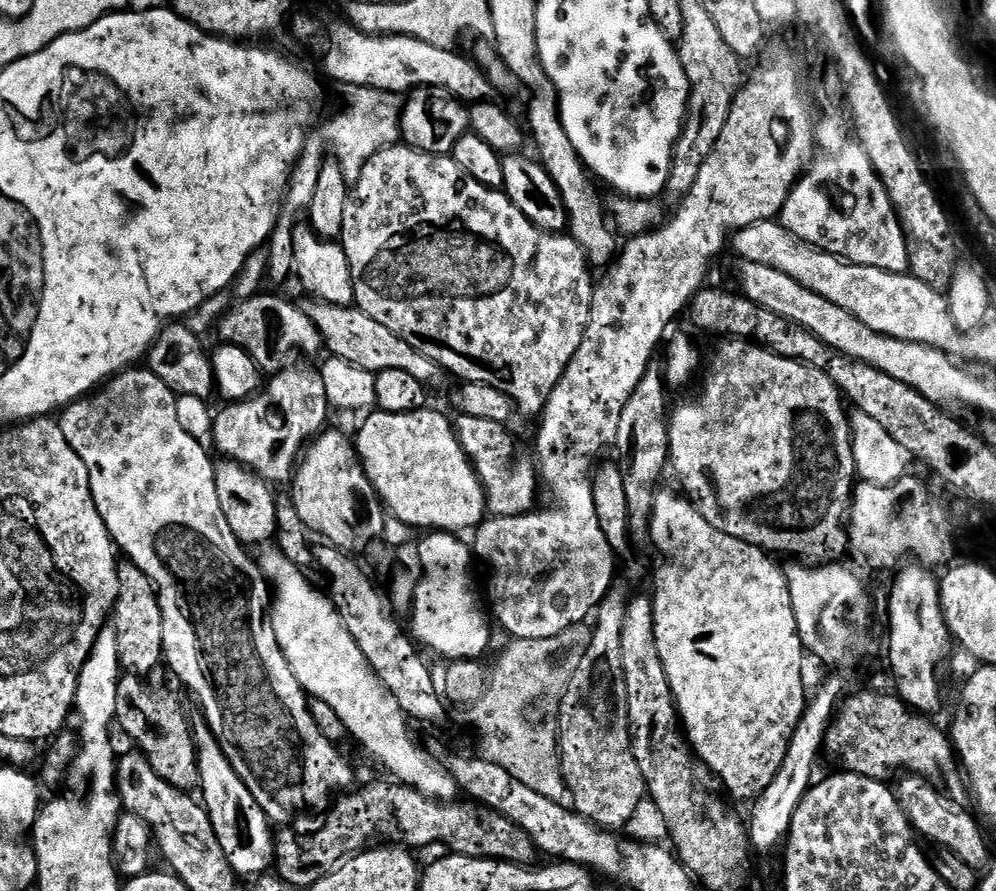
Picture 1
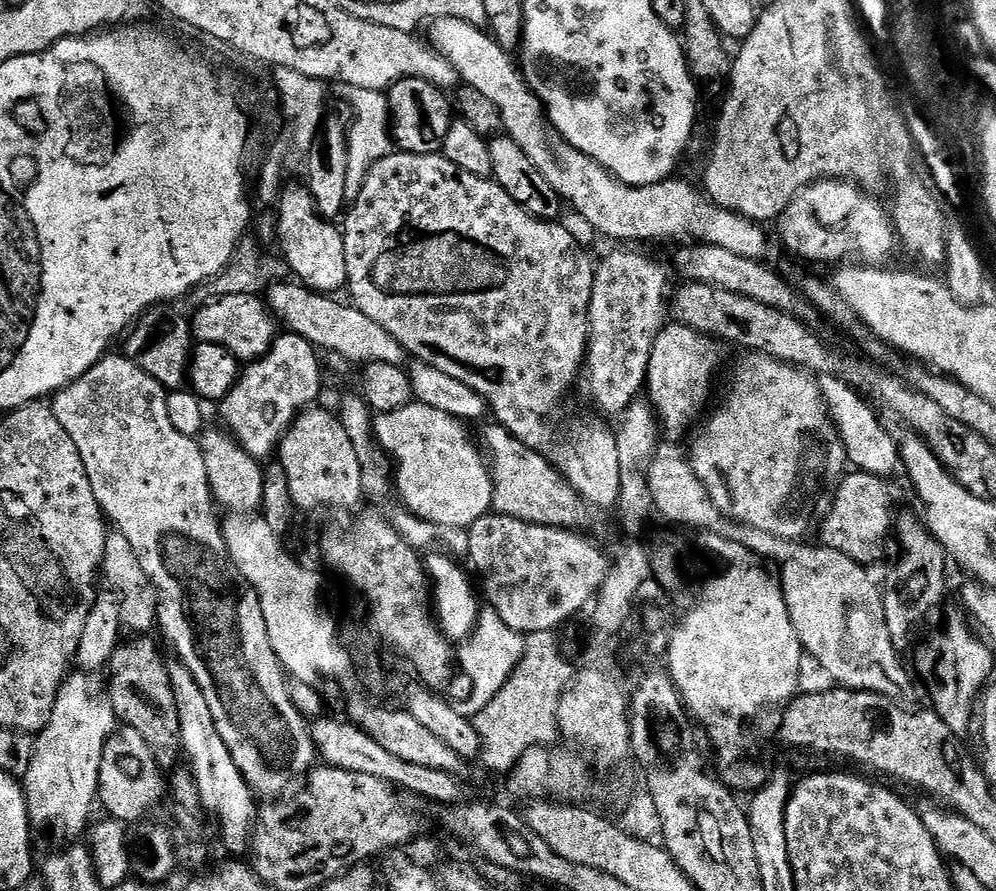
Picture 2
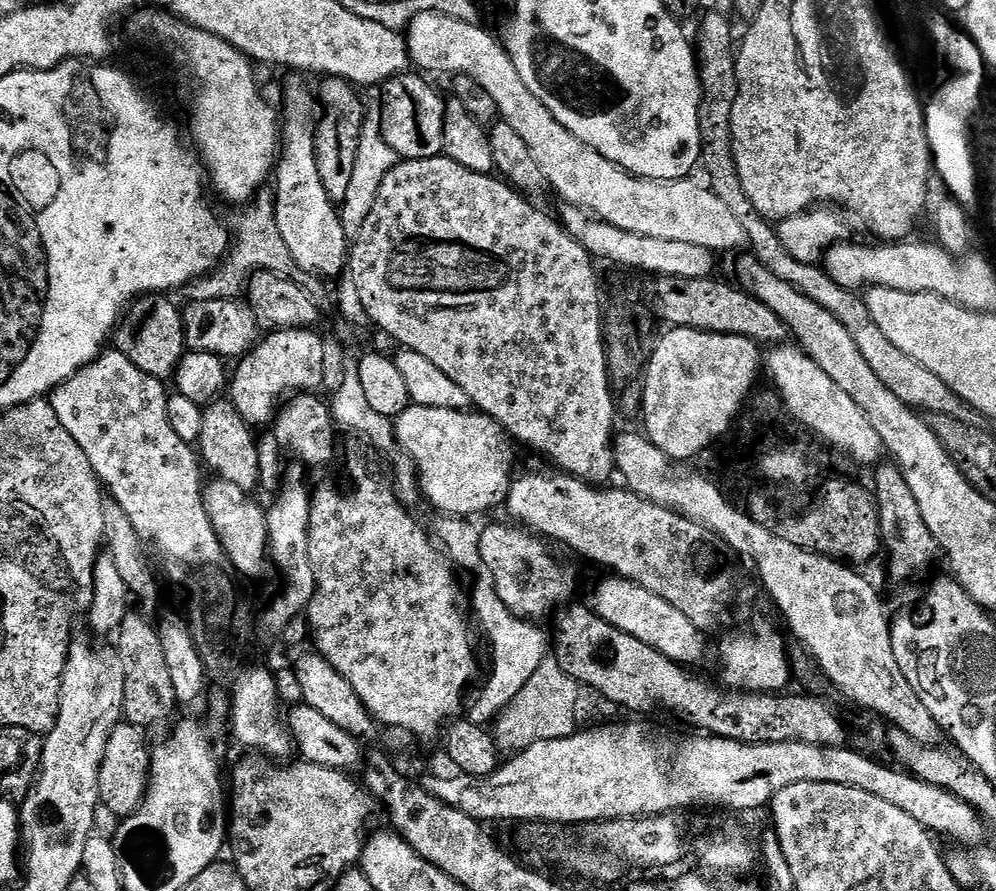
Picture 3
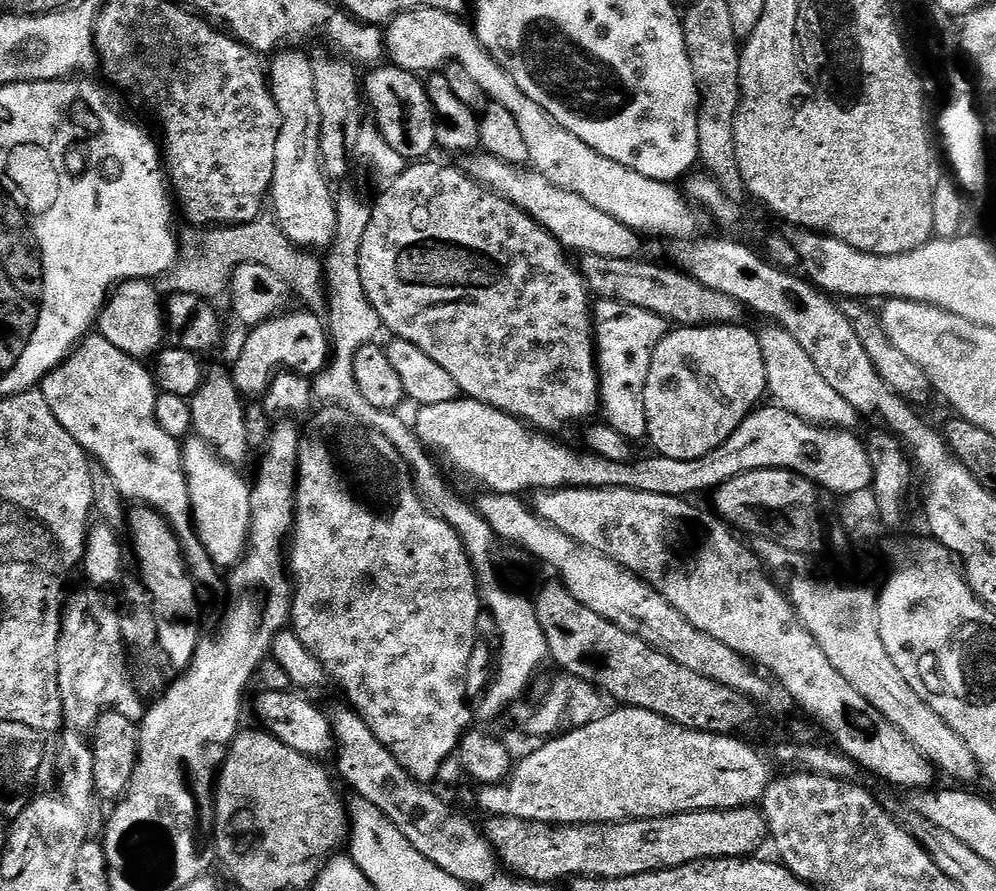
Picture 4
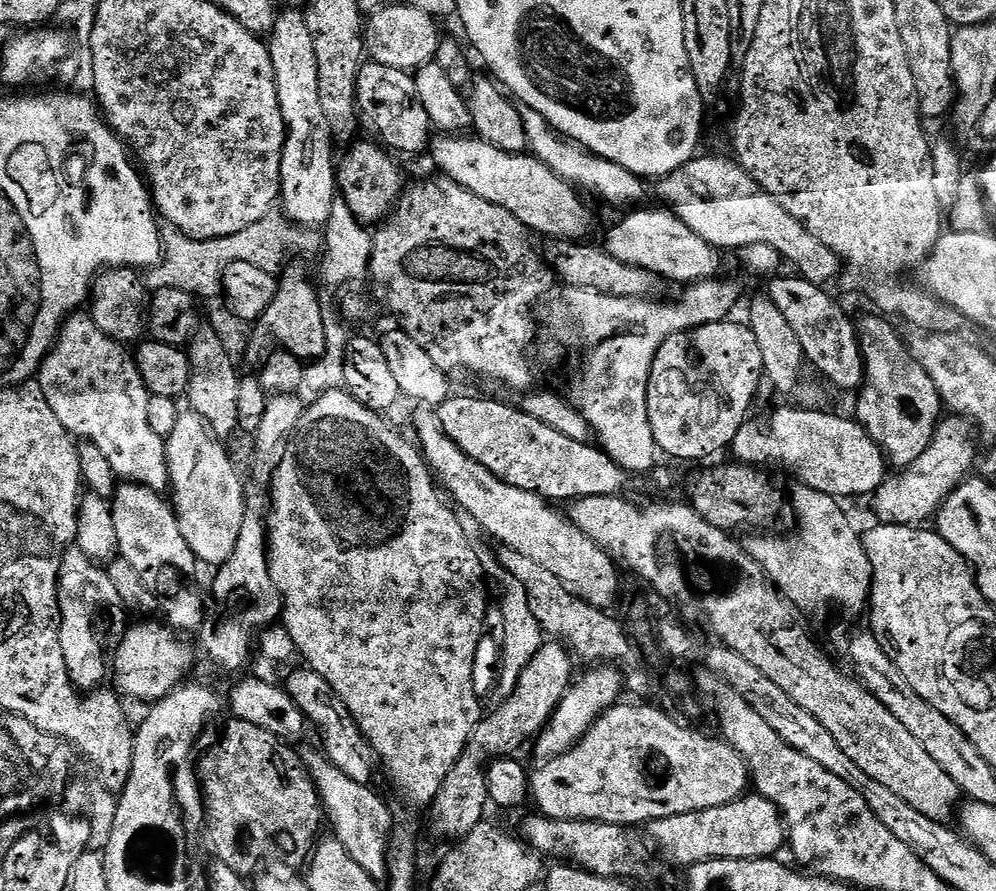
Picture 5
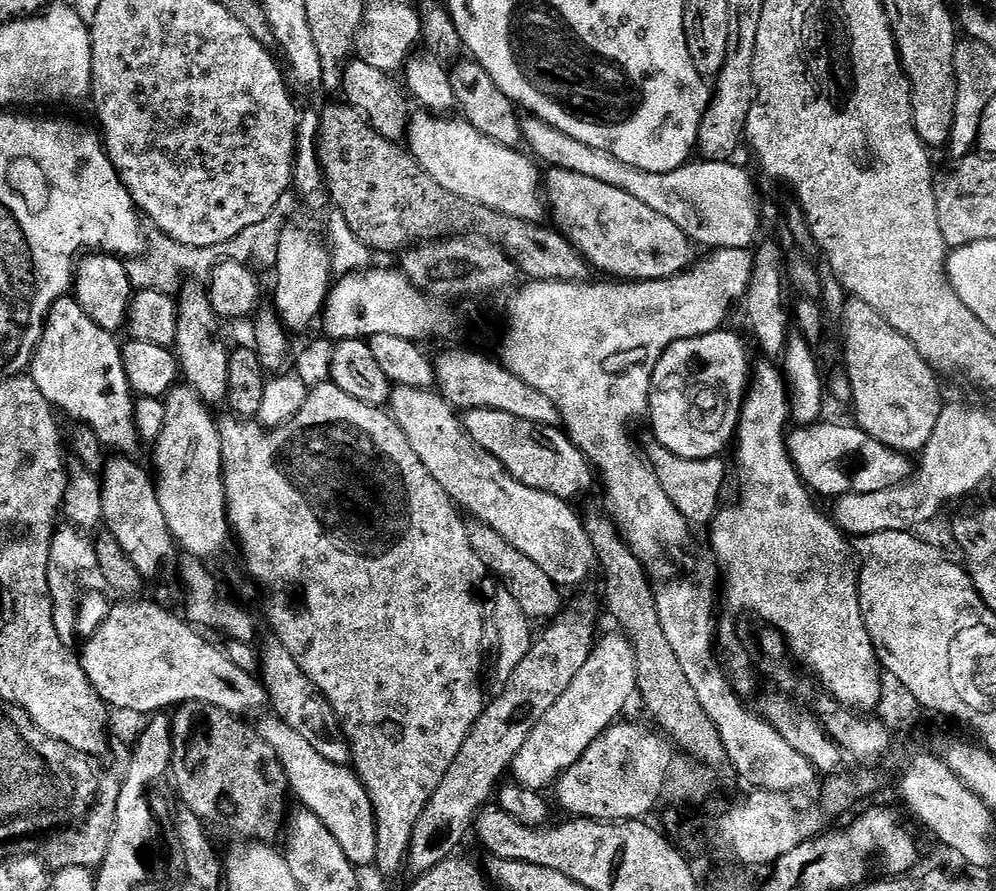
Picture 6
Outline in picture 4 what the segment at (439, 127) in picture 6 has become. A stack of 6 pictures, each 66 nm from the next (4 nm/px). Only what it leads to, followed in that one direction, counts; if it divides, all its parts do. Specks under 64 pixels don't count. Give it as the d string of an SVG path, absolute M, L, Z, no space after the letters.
M472 154L467 157L466 171L479 184L506 198L514 206L518 206L534 222L538 222L562 247L572 254L598 254L602 258L626 258L635 260L644 248L641 233L630 226L618 222L618 218L610 218L598 206L586 202L578 194L570 190L562 190L542 173L531 166L507 164L487 154Z

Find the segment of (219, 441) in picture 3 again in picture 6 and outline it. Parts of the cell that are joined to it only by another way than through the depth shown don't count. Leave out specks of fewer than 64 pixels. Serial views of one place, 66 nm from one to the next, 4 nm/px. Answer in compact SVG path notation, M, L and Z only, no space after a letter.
M189 279L178 293L176 309L178 310L178 334L174 351L180 362L183 379L200 395L200 399L205 404L223 405L228 399L230 382L230 345L228 346L223 334L220 333L222 321L210 302L207 287L199 279Z

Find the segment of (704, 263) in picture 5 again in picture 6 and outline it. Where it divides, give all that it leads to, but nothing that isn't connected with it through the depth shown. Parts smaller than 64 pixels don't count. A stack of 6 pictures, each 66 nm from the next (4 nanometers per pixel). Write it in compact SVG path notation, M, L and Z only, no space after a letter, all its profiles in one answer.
M549 167L546 172L546 200L550 205L550 216L553 216L555 227L571 244L582 253L593 269L605 272L605 277L615 278L620 282L633 280L665 280L686 272L694 263L694 245L686 233L678 230L670 218L662 218L658 210L630 198L626 190L606 186L598 178L586 178L586 174L574 174L565 168Z

